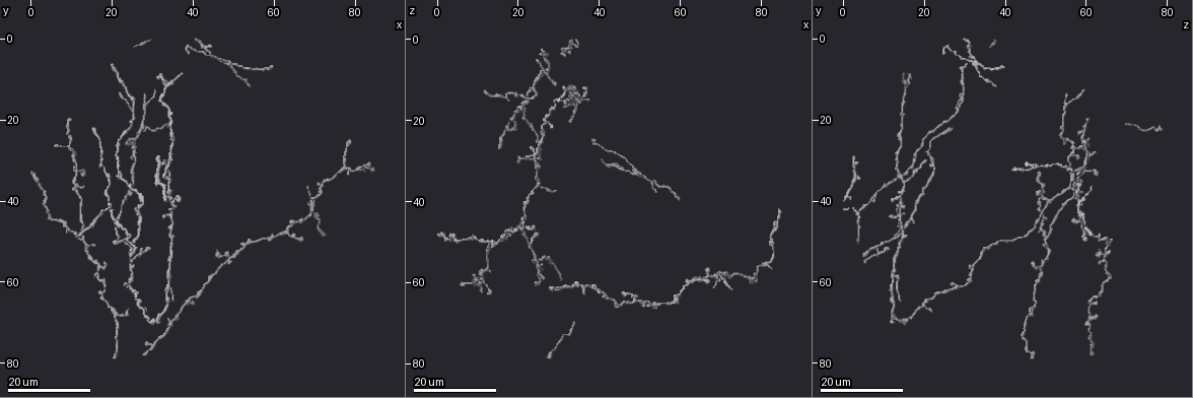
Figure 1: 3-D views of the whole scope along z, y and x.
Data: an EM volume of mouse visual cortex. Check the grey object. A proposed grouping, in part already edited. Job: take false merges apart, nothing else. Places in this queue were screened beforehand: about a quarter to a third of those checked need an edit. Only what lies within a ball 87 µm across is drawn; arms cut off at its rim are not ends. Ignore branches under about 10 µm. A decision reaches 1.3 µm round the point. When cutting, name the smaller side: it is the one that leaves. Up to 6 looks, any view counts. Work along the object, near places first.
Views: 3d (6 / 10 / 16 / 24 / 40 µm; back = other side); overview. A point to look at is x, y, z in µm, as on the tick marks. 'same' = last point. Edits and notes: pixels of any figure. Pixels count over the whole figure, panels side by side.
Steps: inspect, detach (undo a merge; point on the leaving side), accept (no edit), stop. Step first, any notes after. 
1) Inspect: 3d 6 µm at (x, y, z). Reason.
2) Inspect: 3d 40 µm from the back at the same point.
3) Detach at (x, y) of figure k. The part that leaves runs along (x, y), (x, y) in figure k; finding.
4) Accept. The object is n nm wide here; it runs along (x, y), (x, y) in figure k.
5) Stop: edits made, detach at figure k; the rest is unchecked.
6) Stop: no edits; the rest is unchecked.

Inspect: 3d 24 µm at (13.0, 49.5, 50.0).

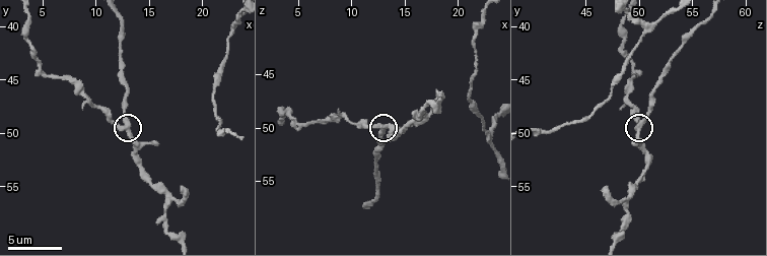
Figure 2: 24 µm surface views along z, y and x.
Inspect: 3d 10 µm at (12.6, 49.4, 50.0).

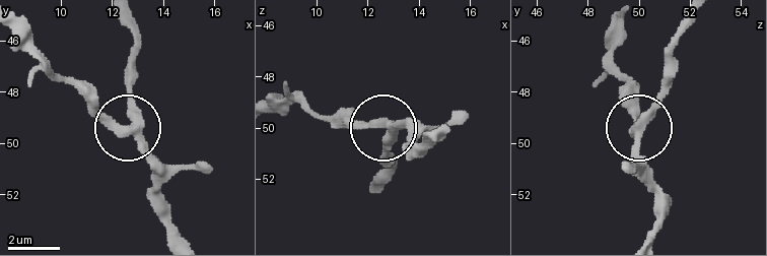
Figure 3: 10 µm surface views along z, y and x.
Accept. 3 arms meet here; all the same neuron.

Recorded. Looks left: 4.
Inspect: 3d 24 µm at (25.5, 26.5, 57.5). Four arms meet.

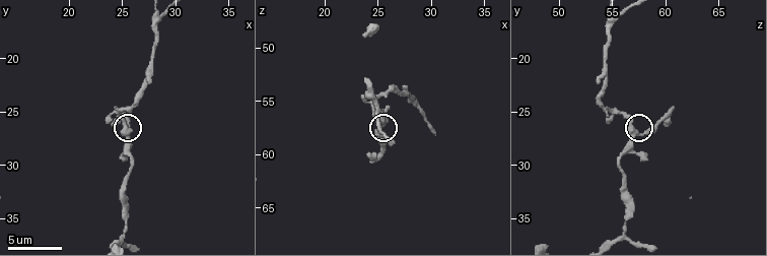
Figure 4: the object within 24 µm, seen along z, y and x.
Inspect: 3d 10 µm at the same point.

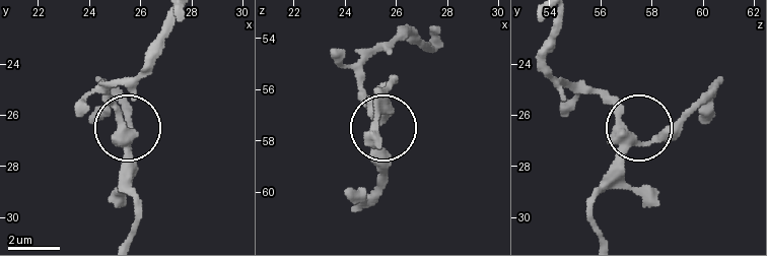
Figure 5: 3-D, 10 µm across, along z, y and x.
Accept. It runs along (597, 236), (593, 203), (627, 131), (587, 87) in figure 5; one neuron here.

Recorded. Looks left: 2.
Inspect: 3d 16 µm at (27.0, 38.5, 7.5). Three arms meet.

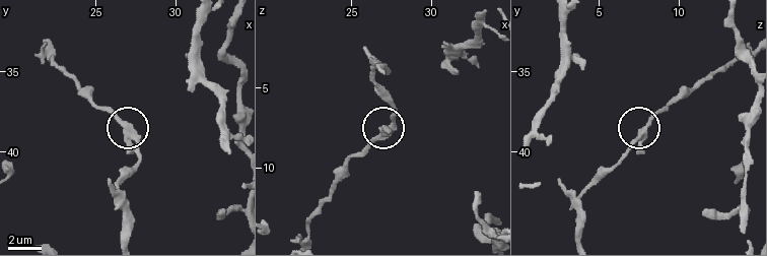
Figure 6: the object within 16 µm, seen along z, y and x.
Inspect: 3d 6 µm at (27.3, 39.0, 7.5).

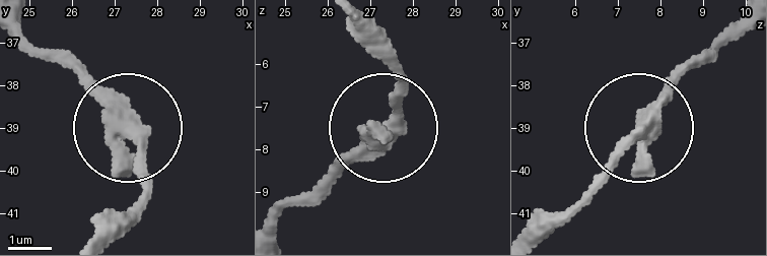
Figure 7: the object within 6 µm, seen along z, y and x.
Accept. 3 arms meet here; one neuron here.

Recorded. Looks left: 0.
Stop: no edits; the rest is unchecked.

